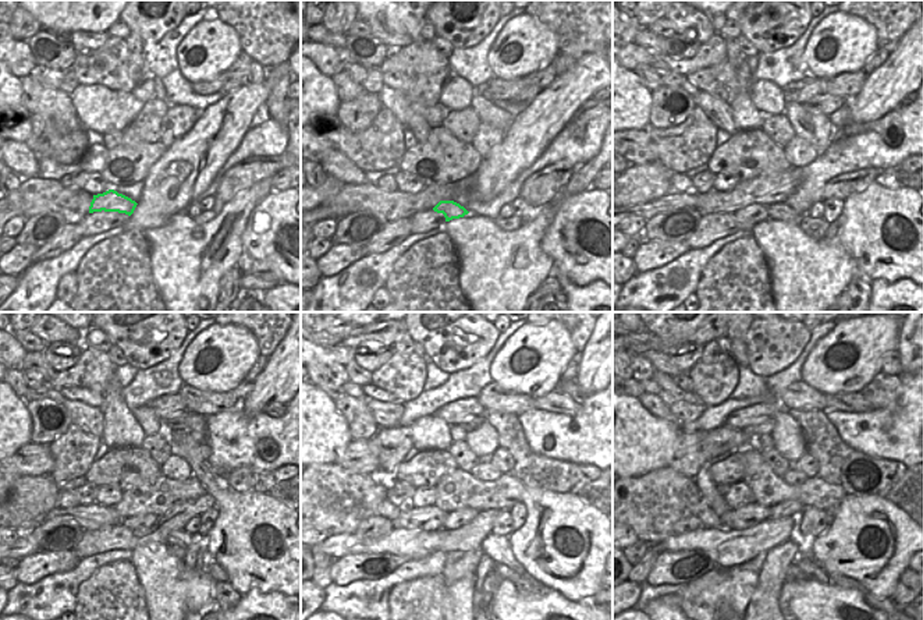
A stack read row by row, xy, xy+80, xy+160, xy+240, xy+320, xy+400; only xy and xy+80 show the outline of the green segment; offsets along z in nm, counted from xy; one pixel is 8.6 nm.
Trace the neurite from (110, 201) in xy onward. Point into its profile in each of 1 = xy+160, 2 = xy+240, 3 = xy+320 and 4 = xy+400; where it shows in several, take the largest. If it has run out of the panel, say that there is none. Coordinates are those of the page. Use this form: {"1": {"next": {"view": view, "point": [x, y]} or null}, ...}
{"1": {"next": {"view": "xy+160", "point": [780, 211]}}, "2": {"next": {"view": "xy+240", "point": [180, 538]}}, "3": {"next": {"view": "xy+320", "point": [497, 548]}}, "4": {"next": {"view": "xy+400", "point": [842, 581]}}}

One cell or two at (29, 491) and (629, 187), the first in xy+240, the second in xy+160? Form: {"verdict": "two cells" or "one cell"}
{"verdict": "one cell"}

